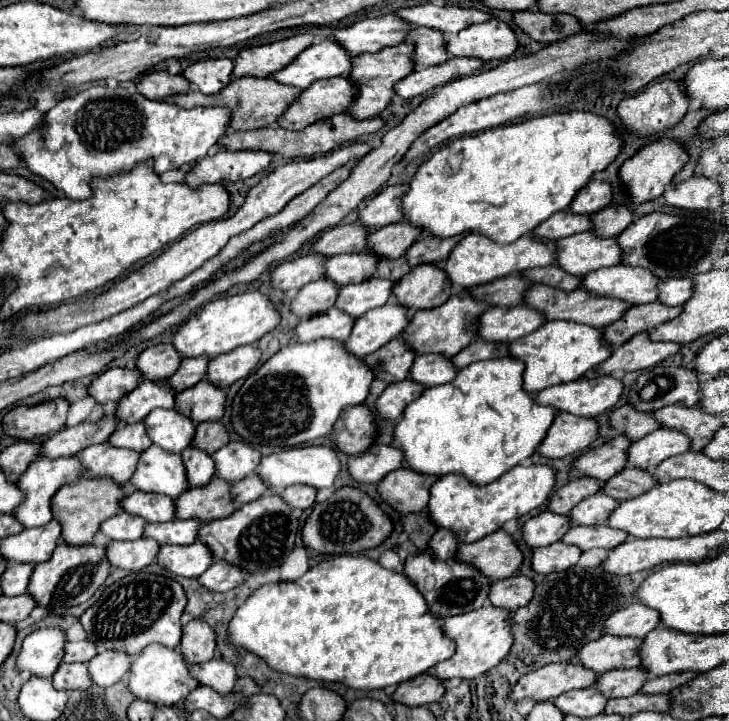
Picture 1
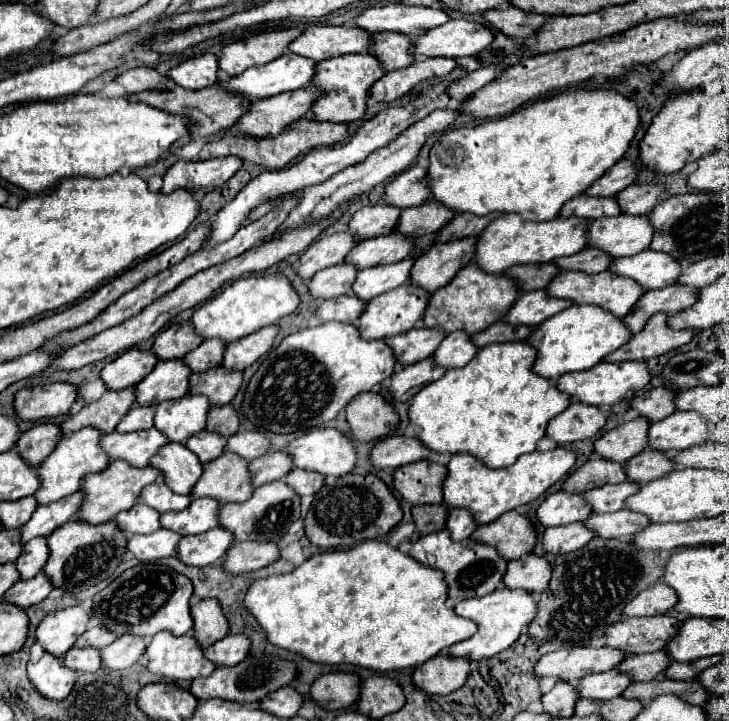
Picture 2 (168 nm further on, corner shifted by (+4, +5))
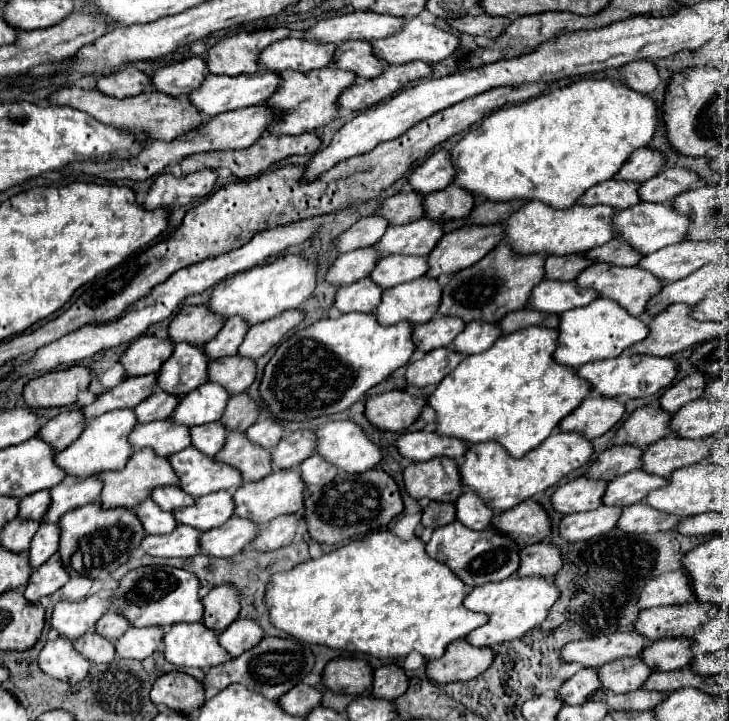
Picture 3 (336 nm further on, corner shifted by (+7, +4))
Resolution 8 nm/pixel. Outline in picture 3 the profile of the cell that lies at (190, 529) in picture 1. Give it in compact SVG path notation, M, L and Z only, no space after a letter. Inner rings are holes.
M215 491L195 499L195 505L181 507L173 511L177 521L191 527L201 527L201 531L221 527L235 511L235 501L229 491ZM217 519L217 521L211 521Z

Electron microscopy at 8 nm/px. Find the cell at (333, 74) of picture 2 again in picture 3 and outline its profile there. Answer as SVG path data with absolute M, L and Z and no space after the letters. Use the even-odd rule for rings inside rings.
M333 65L309 71L301 75L299 71L283 71L281 83L277 85L277 91L265 99L265 107L269 107L275 113L273 123L269 125L271 135L299 135L307 131L315 131L323 125L327 125L333 117L337 117L337 99L343 93L345 87L355 83L357 77L351 71L341 71Z

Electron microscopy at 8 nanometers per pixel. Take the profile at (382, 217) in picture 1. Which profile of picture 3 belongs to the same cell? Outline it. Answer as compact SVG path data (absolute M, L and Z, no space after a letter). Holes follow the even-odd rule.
M451 147L435 151L423 165L419 165L411 175L409 183L415 191L427 195L433 191L441 191L455 179L455 169L451 165Z

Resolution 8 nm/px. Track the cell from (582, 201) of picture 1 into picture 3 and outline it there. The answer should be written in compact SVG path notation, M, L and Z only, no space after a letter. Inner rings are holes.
M643 147L643 149L633 151L633 155L623 163L621 171L615 177L643 183L643 181L651 179L653 175L657 175L661 171L663 163L665 163L665 157L659 151L655 151L651 147Z

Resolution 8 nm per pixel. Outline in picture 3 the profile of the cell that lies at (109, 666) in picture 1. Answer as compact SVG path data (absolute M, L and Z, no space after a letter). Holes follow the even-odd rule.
M131 627L121 639L115 641L119 657L127 659L145 659L153 655L163 643L163 627Z

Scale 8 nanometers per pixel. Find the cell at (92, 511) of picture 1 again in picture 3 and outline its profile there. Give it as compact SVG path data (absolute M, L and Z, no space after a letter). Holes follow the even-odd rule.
M145 447L141 451L137 451L131 461L125 465L125 469L121 471L103 471L101 473L101 481L105 483L103 485L103 491L101 491L101 505L103 507L137 507L143 499L147 499L151 495L151 491L155 487L163 487L163 485L179 485L179 477L175 475L171 463L169 463L169 457L161 457L157 455L151 447Z

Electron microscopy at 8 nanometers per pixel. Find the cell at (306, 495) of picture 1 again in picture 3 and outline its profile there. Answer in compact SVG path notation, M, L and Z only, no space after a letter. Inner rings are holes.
M311 455L301 463L301 477L307 485L327 485L337 475L337 467L327 463L321 455Z

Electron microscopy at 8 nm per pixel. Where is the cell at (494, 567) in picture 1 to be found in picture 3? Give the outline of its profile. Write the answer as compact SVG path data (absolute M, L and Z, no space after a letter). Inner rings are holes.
M525 499L513 509L493 517L493 527L517 539L519 547L543 541L551 533L551 525L551 515L543 509L541 503L533 499Z

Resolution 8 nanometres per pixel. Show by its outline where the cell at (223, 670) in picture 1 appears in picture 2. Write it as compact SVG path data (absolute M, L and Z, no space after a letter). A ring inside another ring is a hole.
M228 634L222 640L208 646L204 650L204 656L216 666L226 668L240 664L248 656L248 650L250 650L250 642L248 638L244 638L244 634Z

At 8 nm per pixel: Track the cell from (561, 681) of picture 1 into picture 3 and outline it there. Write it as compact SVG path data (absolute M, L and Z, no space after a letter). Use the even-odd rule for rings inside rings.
M635 629L617 631L611 635L591 637L583 641L573 641L563 647L561 657L567 663L583 663L587 667L601 667L609 663L609 659L621 659L621 657L637 657L647 647L649 639Z

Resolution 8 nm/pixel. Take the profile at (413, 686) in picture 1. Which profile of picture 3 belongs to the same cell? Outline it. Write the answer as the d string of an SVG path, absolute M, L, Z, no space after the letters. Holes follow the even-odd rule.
M467 639L453 641L441 659L427 663L427 677L435 683L467 681L491 667L495 651L491 647L475 647Z

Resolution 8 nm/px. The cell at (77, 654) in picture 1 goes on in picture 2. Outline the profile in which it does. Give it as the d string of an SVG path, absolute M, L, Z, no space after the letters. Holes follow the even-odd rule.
M92 626L88 628L74 644L74 648L104 648L108 646L112 640L116 640L114 634L108 634L108 630L104 630L102 626Z

